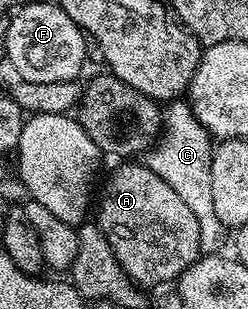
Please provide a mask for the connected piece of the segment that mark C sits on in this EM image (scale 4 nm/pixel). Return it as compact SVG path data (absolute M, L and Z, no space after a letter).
M177 99L164 110L163 132L147 153L149 169L159 175L159 179L163 179L163 183L167 183L179 195L179 199L187 203L187 207L191 207L199 223L201 248L209 255L220 250L217 248L220 247L225 233L227 234L227 227L221 222L219 215L215 215L215 199L211 199L211 163L214 148L214 138L193 114L192 104Z

